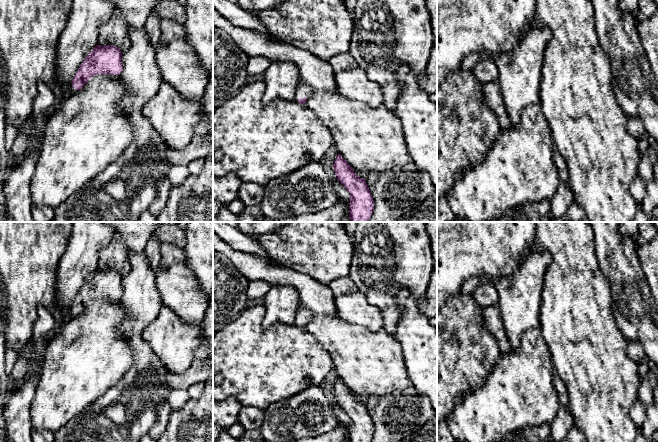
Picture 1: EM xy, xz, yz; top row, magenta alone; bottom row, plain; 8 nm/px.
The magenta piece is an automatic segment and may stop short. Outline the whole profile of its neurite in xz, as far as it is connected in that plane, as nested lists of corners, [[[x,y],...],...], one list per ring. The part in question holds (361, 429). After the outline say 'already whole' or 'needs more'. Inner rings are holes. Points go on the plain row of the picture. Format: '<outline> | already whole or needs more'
[[[338,378],[333,392],[339,405],[350,418],[349,442],[370,442],[374,424],[364,402],[360,402],[348,386]]] | already whole

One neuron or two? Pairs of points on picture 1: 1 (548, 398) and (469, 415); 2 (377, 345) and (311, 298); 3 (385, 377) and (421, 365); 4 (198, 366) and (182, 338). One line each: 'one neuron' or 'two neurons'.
1: one neuron
2: two neurons
3: two neurons
4: two neurons

